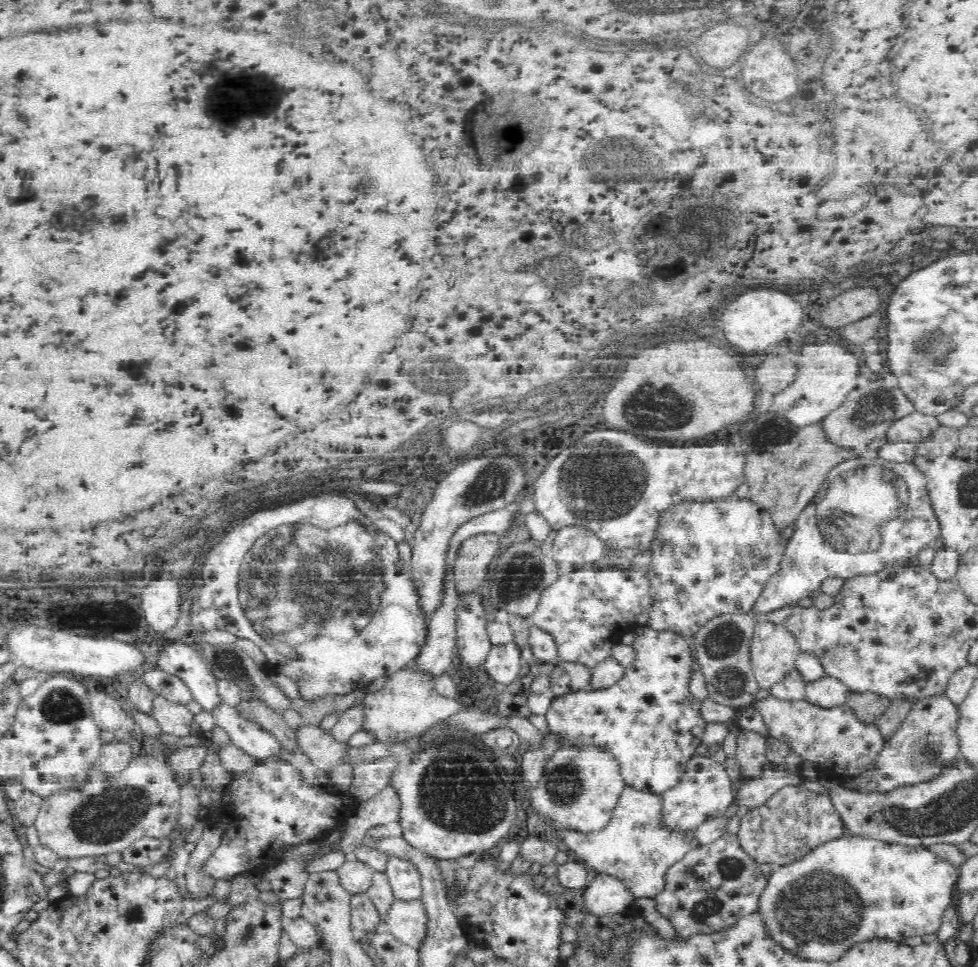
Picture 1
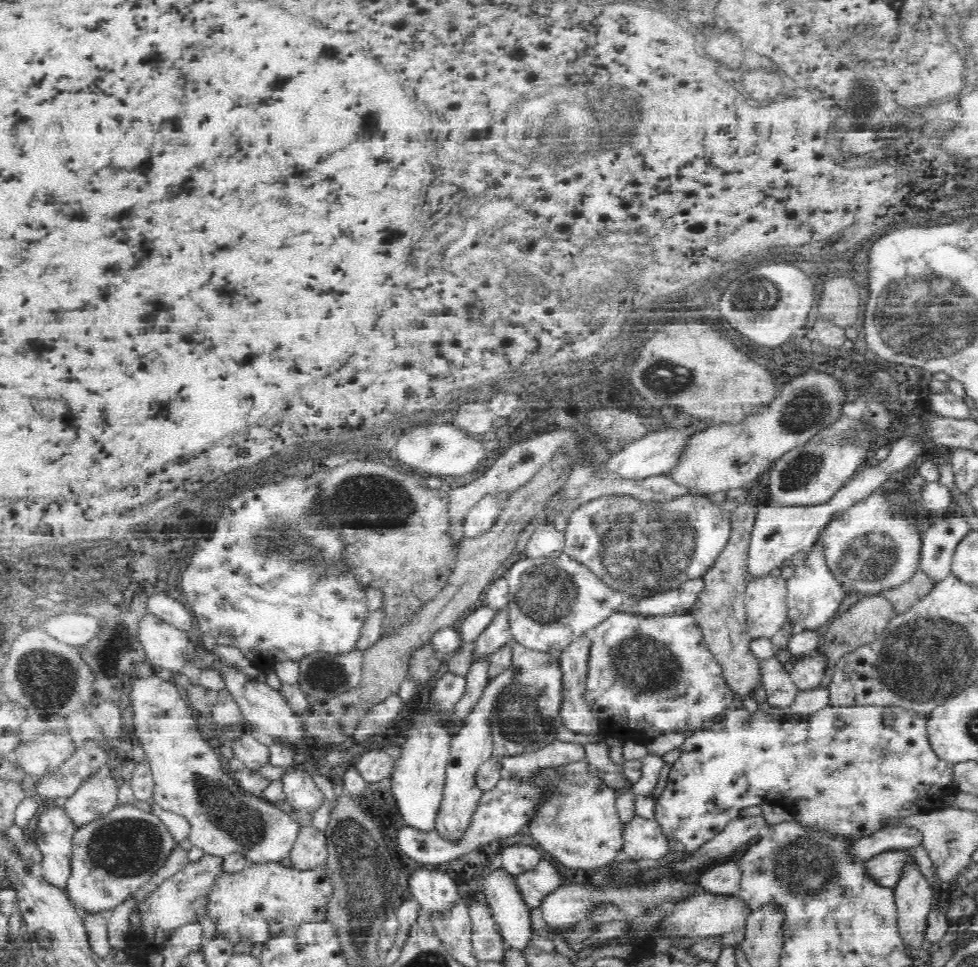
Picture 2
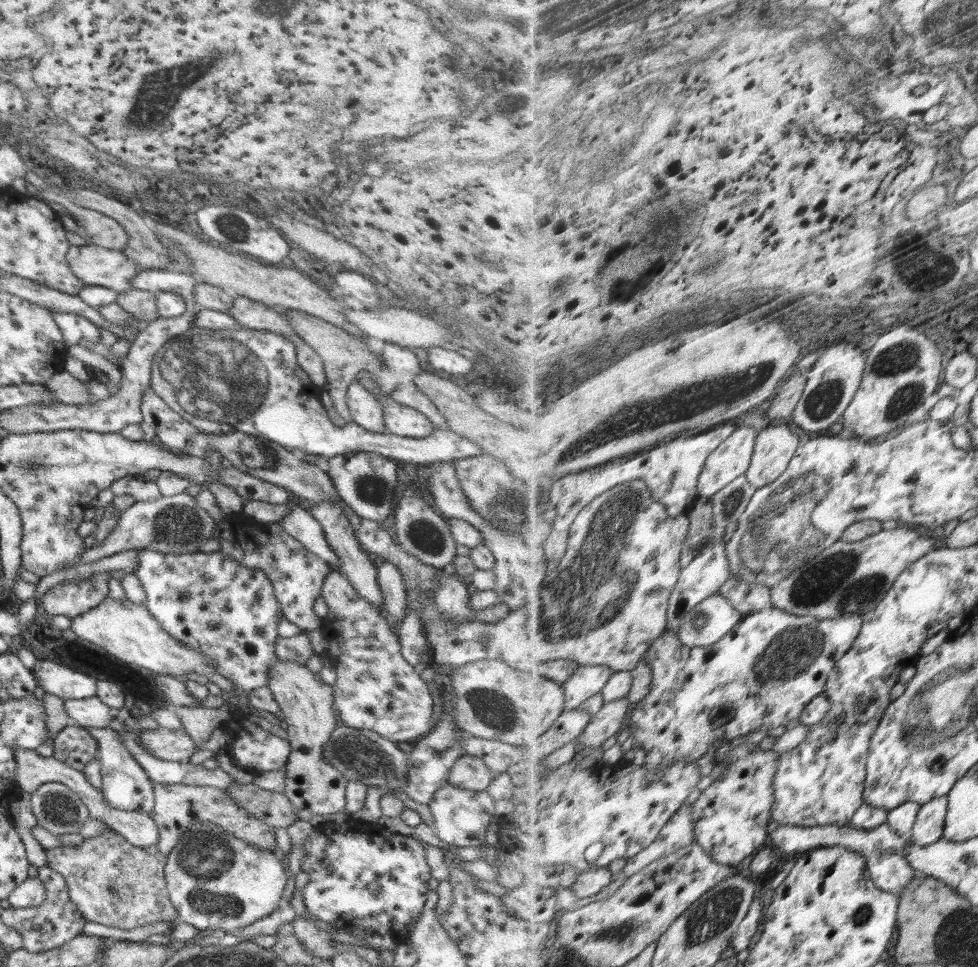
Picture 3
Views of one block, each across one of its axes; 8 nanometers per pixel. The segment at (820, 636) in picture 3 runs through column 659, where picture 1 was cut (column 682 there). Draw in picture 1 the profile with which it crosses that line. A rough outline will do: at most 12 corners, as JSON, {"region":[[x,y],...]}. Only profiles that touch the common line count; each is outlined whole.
{"region":[[649,626],[616,686],[555,698],[550,734],[661,796],[707,724],[691,643]]}

